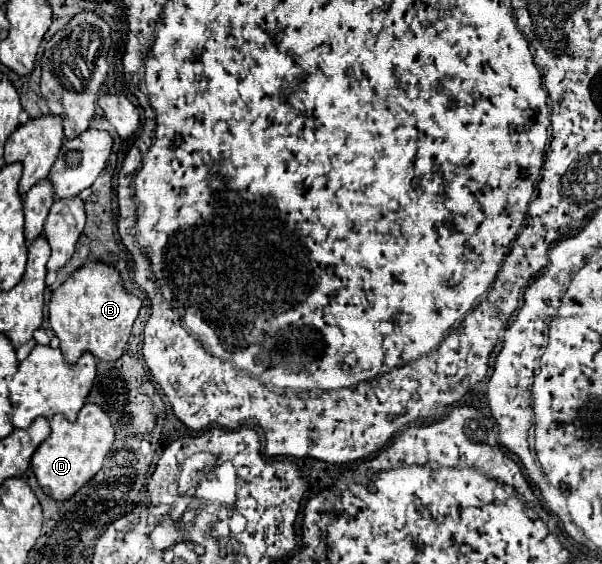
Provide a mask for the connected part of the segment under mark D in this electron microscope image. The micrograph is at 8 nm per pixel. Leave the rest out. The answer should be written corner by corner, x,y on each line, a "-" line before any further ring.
87,402
81,410
75,422
69,422
65,416
55,414
51,418
51,436
35,450
31,458
31,468
43,488
45,494
51,494
53,498
67,500
75,490
79,490
85,482
89,482
91,476
95,476
103,464
103,454
109,452
109,448
115,442
115,428
107,416
107,412
93,402

